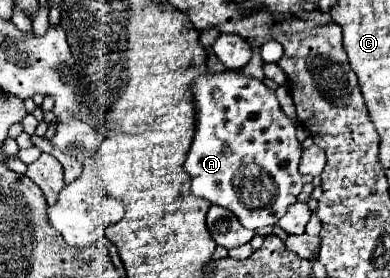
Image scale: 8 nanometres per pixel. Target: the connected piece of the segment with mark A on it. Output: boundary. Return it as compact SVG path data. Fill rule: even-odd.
M227 71L195 79L193 99L197 129L185 161L193 195L231 209L247 229L277 225L301 193L303 181L297 167L303 149L295 137L293 121L283 113L275 93L241 71ZM245 167L261 171L241 171Z

